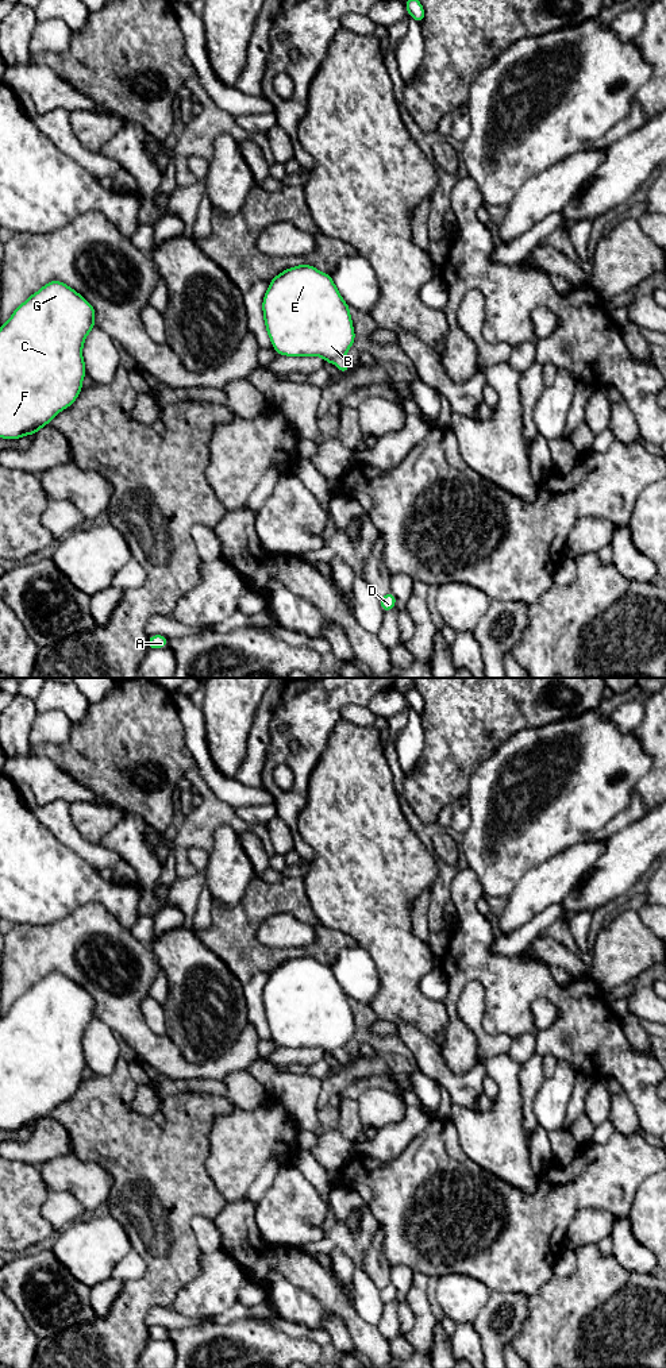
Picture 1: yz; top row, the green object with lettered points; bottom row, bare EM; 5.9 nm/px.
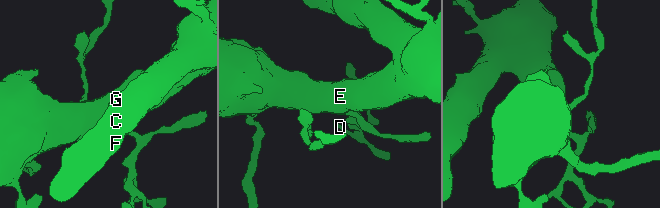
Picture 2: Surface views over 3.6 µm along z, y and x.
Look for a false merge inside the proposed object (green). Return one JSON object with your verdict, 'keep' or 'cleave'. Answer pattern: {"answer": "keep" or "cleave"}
{"answer": "keep"}

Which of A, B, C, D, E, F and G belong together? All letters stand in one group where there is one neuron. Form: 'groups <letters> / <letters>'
groups A B C D E F G

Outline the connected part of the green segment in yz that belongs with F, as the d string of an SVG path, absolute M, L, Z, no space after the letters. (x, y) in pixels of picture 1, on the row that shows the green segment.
M50 281L31 294L0 327L0 438L35 435L82 390L86 375L82 347L95 328L95 308L61 281Z

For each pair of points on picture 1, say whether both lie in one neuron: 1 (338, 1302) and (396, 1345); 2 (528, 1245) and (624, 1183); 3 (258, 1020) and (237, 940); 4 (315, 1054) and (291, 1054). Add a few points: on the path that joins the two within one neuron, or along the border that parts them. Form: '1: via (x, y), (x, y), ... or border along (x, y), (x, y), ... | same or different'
1: border along (389, 1341), (391, 1353) | different
2: via (553, 1221), (591, 1183), (600, 1183) | same
3: border along (269, 971), (258, 971), (243, 986) | different
4: via (310, 1054), (296, 1054) | same

